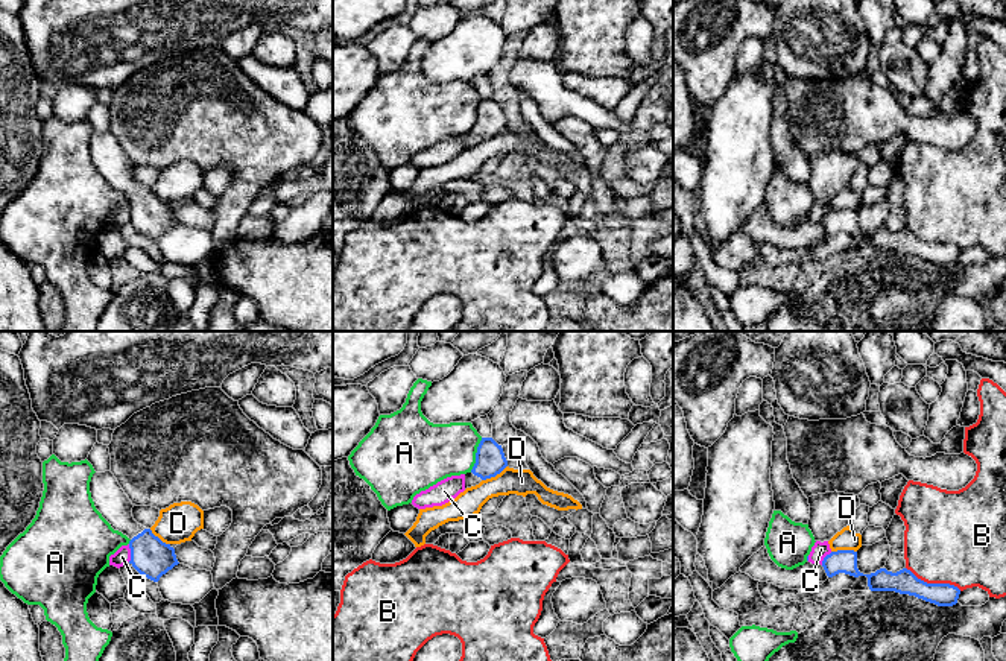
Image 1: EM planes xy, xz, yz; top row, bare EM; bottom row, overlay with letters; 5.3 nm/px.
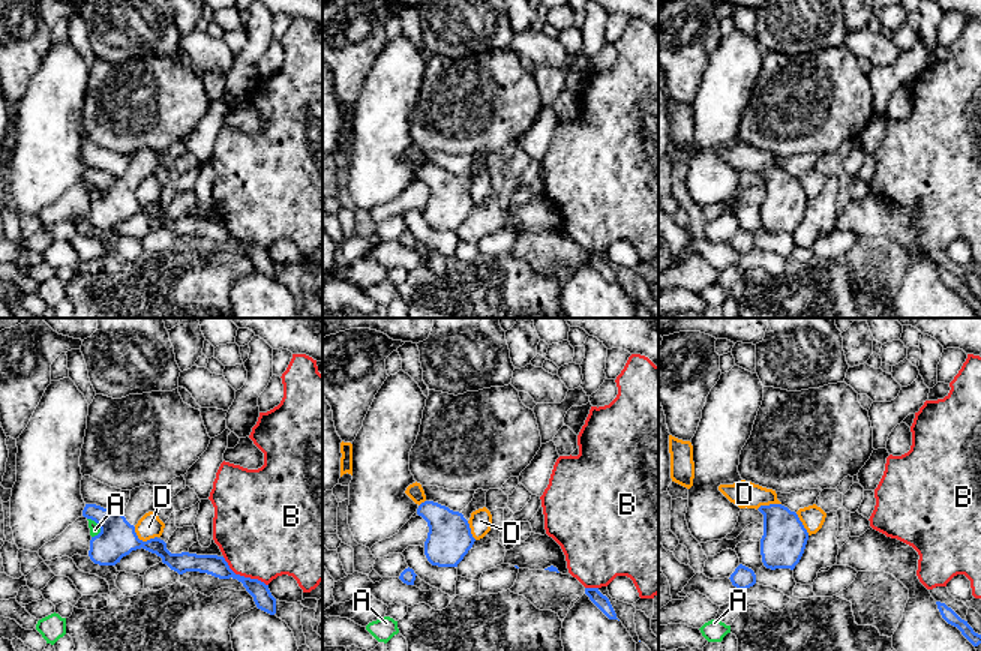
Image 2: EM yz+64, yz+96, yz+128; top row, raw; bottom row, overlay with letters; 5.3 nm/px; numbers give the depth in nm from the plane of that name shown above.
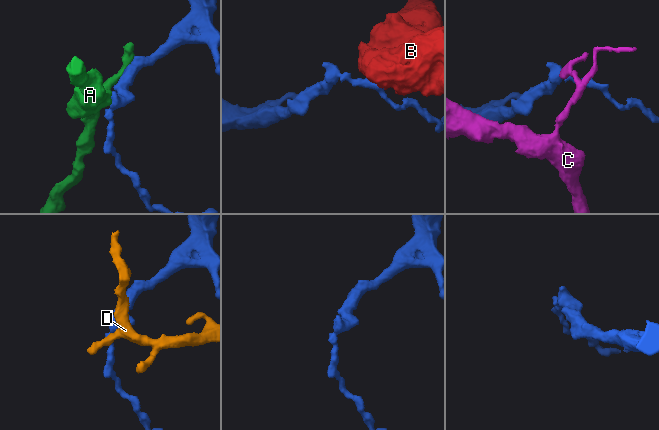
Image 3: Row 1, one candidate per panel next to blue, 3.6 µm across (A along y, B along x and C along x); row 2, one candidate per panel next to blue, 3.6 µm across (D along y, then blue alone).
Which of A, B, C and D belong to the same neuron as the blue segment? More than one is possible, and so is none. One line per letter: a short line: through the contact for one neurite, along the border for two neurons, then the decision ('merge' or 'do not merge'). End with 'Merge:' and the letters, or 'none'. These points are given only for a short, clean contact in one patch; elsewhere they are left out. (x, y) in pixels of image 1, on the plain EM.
A: do not merge
B: yz (906, 227), (927, 242), (949, 242), (961, 249) | do not merge
C: xy (128, 204), (129, 221) | do not merge
D: do not merge
Merge: none

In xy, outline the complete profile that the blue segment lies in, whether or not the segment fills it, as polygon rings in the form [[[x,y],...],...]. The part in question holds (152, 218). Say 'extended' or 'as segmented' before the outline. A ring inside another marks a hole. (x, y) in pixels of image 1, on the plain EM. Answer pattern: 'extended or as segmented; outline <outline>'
extended; outline [[[111,131],[94,132],[90,141],[90,152],[96,169],[111,187],[131,199],[129,223],[140,234],[158,242],[163,234],[179,223],[170,204],[163,202],[150,188],[134,179],[134,164]]]

